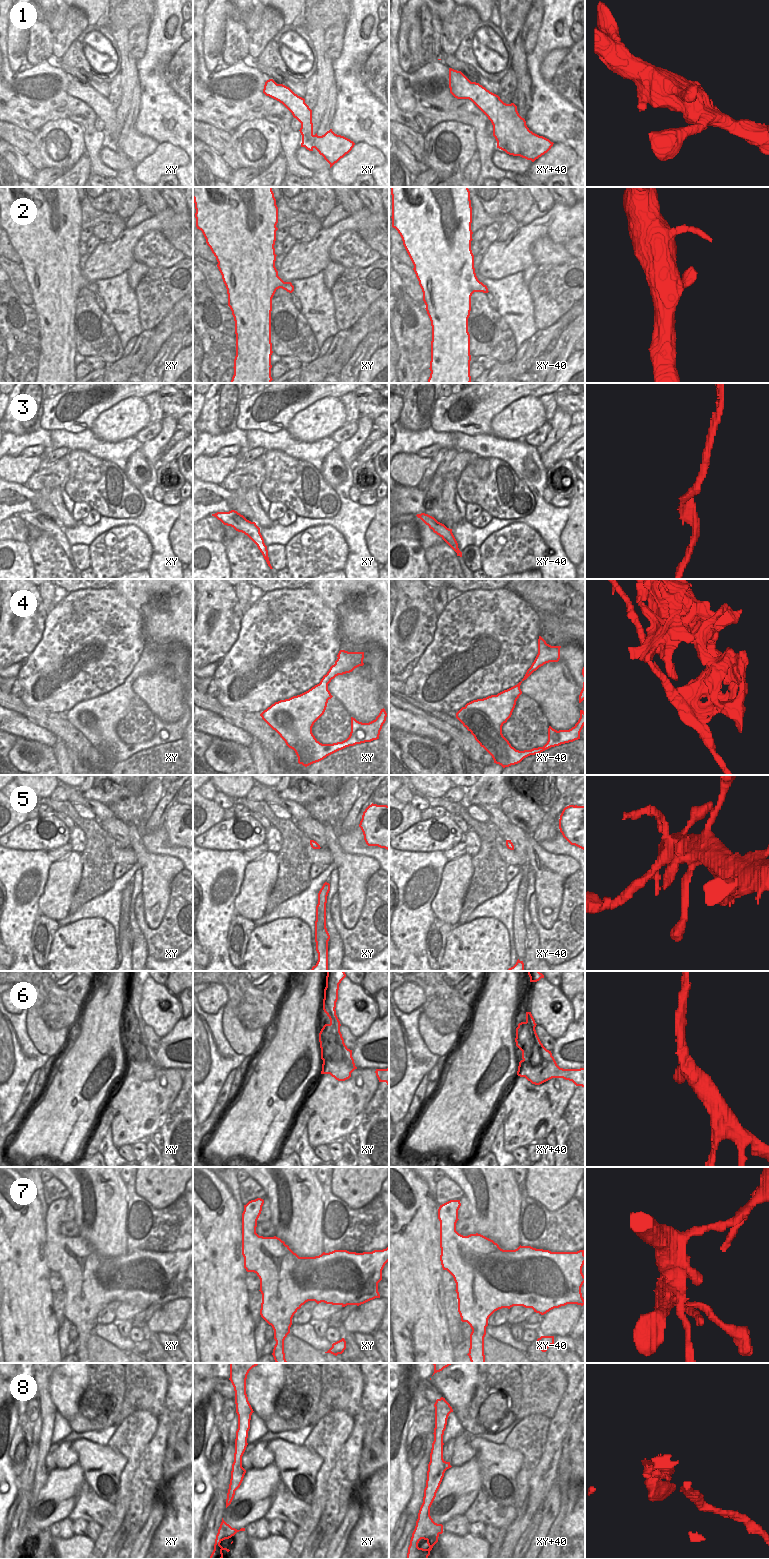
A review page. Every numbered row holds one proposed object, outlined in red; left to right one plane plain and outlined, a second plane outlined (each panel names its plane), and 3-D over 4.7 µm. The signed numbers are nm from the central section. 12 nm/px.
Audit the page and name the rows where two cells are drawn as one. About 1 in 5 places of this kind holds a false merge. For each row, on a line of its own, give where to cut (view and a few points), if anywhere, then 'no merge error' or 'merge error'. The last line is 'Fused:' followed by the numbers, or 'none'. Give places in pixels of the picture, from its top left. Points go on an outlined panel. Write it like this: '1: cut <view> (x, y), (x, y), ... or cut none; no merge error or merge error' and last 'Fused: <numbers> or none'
1: cut none; no merge error
2: cut none; no merge error
3: cut none; no merge error
4: cut xy-40 (468, 709), (481, 710), (488, 717), (512, 764); merge error
5: cut none; no merge error
6: cut none; no merge error
7: cut none; no merge error
8: cut none; no merge error
Fused: 4

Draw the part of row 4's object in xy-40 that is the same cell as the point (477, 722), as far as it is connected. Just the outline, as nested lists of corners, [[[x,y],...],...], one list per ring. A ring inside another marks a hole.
[[[468,710],[461,723],[471,732],[480,746],[492,756],[494,763],[503,768],[512,765],[510,757],[502,746],[503,738],[492,725],[487,714],[479,710]]]

